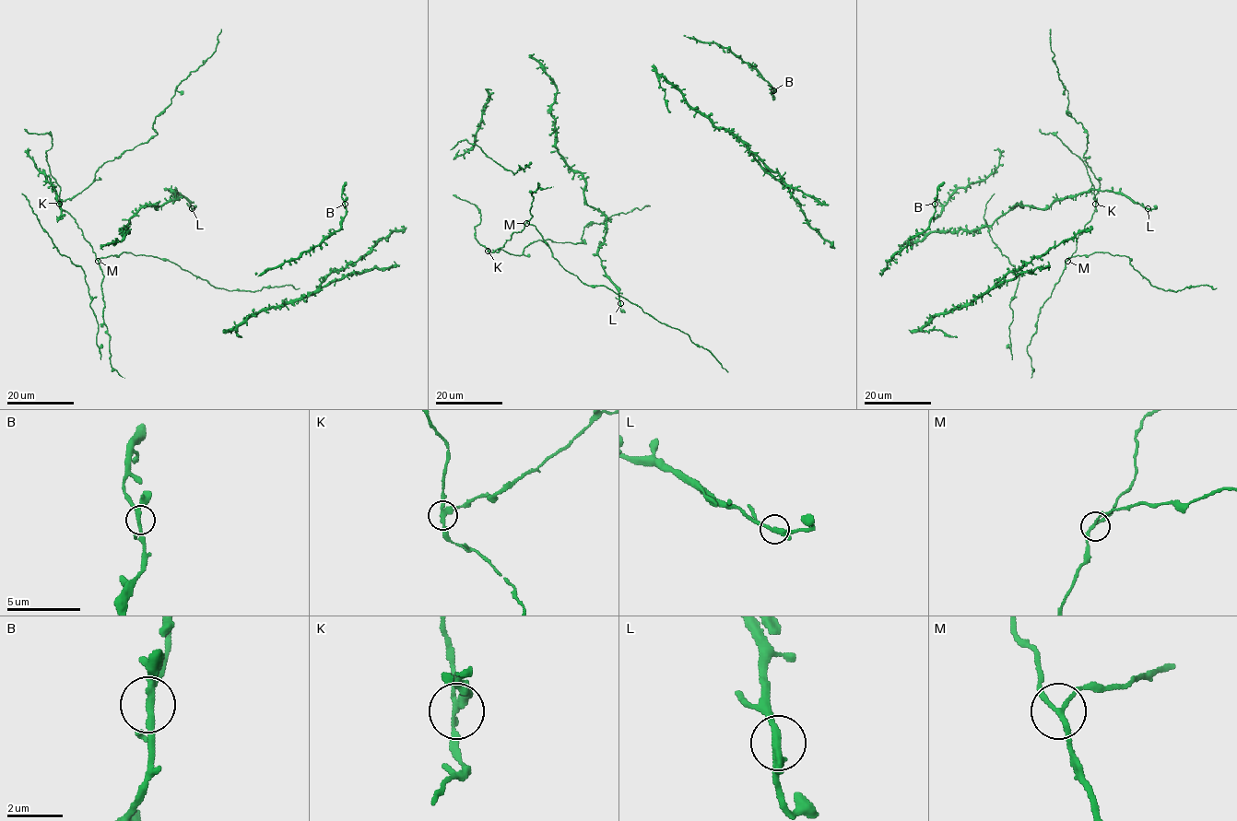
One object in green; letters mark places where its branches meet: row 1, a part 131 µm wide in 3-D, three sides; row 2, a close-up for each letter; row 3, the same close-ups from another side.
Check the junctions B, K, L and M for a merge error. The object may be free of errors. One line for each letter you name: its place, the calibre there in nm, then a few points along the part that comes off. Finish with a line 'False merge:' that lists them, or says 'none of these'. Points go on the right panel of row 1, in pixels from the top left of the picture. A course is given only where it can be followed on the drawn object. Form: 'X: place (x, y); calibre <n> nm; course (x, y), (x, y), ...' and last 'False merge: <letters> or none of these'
K: place (1095, 204); calibre 240 nm; course (1096, 204), (1100, 182), (1085, 160), (1087, 134), (1067, 108), (1068, 91), (1052, 58), (1050, 29)
False merge: K

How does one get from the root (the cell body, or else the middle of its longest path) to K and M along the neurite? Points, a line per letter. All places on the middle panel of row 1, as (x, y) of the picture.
K: (553, 187), (541, 188), (538, 182), (531, 194), (532, 216), (524, 228), (513, 232), (503, 246), (488, 252)
M: (553, 187), (541, 188), (538, 182), (538, 188), (531, 194), (530, 213), (532, 216), (526, 223)

